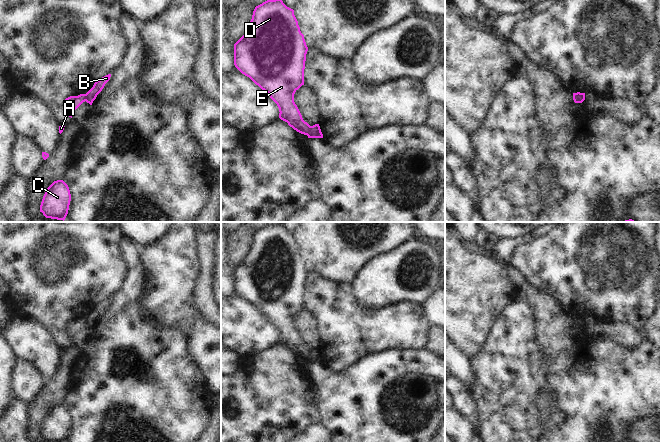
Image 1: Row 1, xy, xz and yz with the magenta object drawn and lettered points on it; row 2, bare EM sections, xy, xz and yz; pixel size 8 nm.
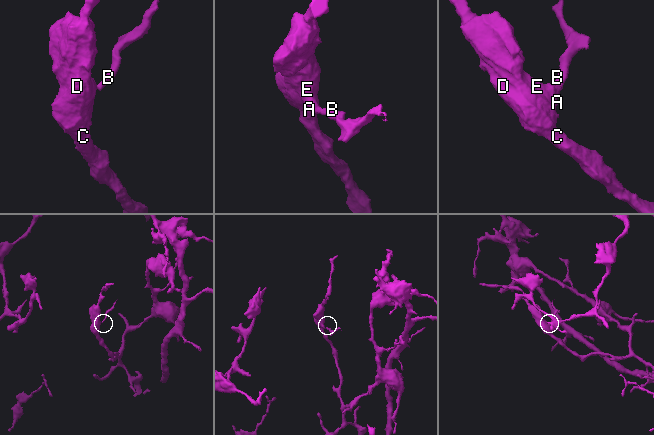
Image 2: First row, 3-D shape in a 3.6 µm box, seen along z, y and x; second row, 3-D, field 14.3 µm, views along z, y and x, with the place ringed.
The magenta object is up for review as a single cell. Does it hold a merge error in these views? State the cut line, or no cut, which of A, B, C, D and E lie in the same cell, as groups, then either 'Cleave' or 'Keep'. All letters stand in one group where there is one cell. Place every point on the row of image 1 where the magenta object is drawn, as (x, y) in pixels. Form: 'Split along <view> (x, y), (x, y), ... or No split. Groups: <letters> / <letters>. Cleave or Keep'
Split along xz (310, 126), (307, 135). Groups: A C D E / B. Cleave.

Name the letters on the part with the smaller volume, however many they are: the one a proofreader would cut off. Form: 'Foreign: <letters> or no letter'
Foreign: B

